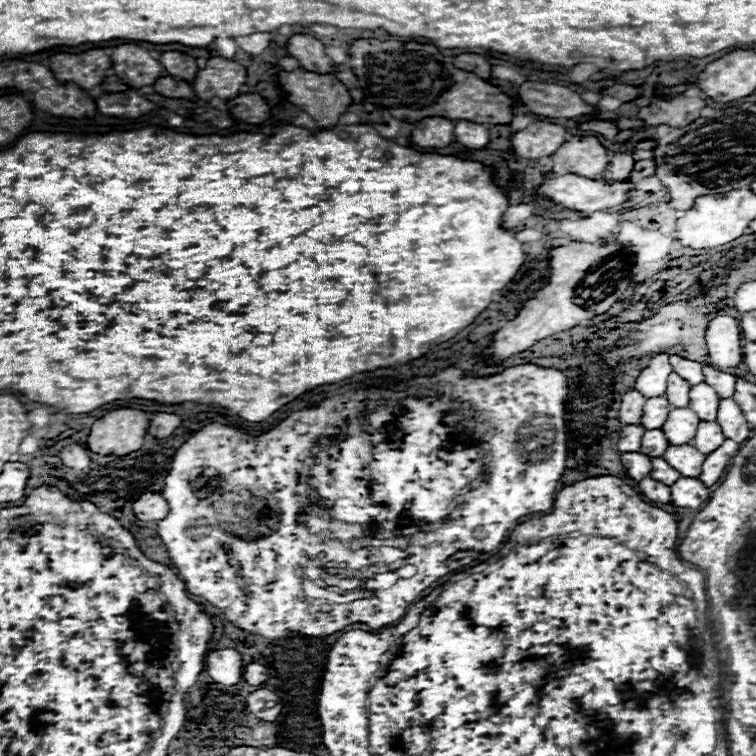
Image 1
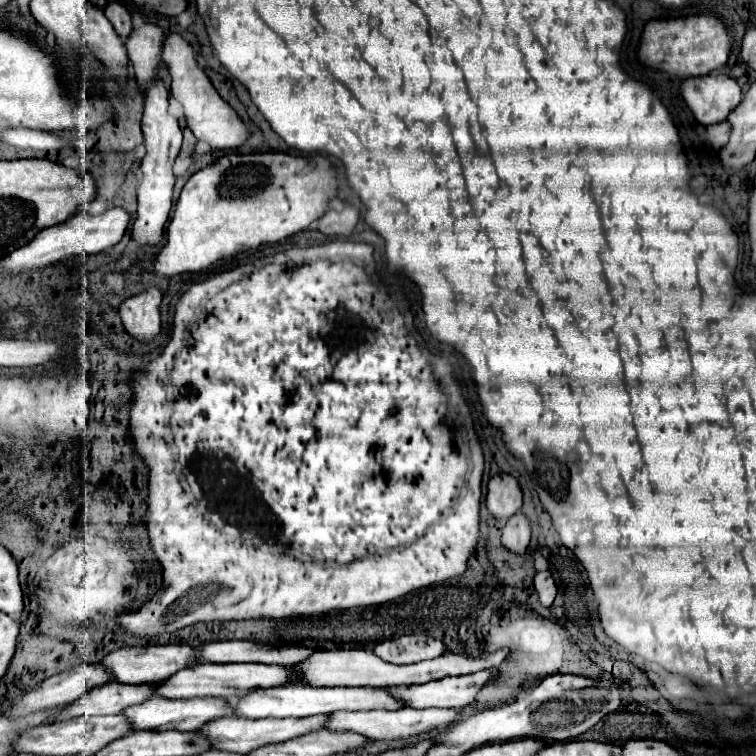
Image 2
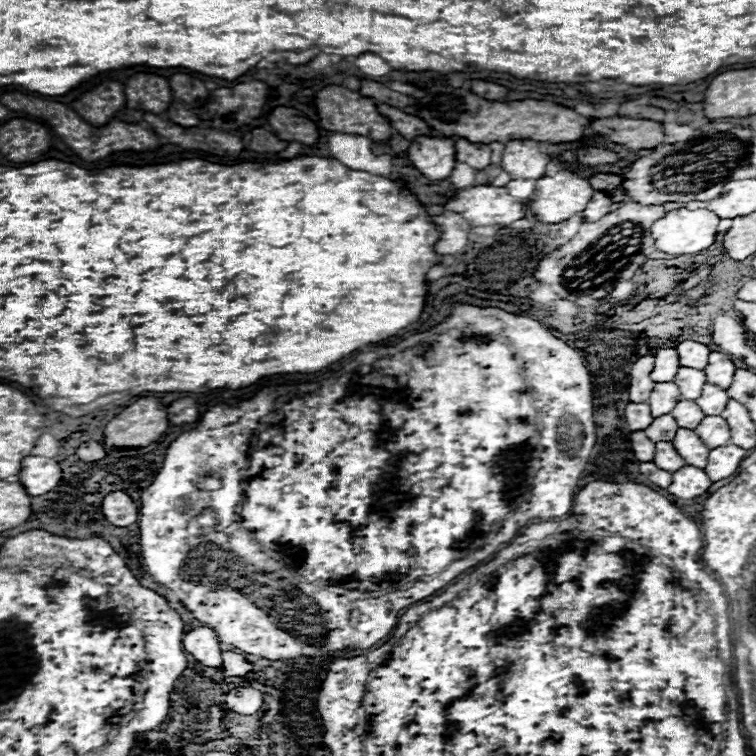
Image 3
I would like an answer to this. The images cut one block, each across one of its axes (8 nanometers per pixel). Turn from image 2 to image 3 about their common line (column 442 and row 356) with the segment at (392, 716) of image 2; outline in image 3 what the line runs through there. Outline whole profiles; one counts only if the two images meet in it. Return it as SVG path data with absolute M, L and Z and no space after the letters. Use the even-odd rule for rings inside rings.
M710 352L708 366L704 368L706 382L708 384L716 384L716 386L728 390L728 386L732 382L732 376L734 376L734 370L736 370L736 366L732 364L732 360L726 354Z

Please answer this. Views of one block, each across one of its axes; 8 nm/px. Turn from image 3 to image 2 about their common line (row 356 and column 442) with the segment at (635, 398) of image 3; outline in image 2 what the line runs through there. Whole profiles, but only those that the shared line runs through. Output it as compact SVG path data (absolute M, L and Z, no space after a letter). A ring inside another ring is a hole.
M404 634L392 640L384 640L374 648L374 652L392 664L416 664L422 660L438 658L446 652L446 644L426 634Z

